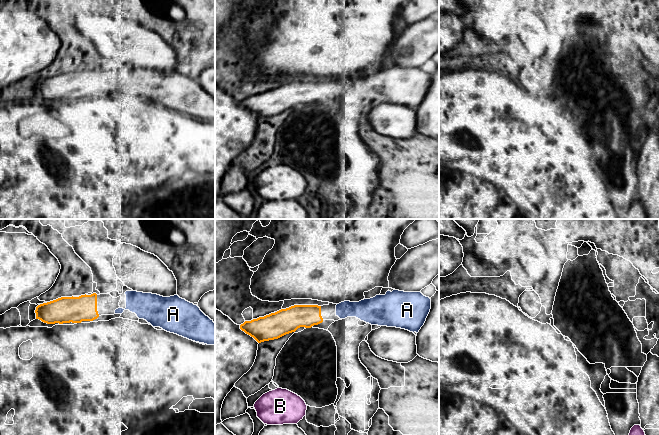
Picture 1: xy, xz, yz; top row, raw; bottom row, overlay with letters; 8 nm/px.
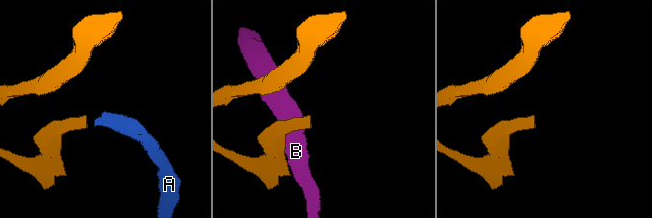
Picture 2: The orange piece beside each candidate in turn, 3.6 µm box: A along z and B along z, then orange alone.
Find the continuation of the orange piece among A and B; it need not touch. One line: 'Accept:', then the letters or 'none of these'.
Accept: A

